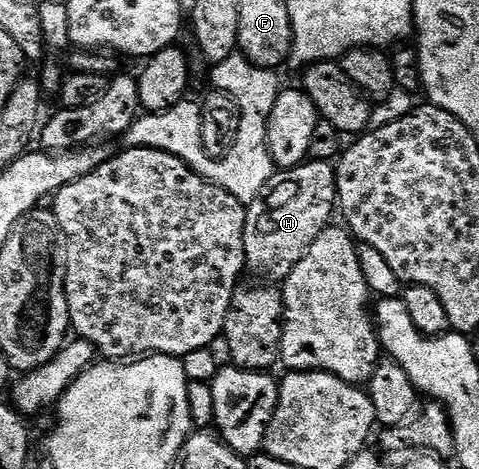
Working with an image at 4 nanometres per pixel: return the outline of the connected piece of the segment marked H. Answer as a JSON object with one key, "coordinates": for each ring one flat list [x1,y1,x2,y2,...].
{"coordinates":[[311,161,275,172,272,179,256,195,251,205,246,206,244,219,244,255,246,256,246,269,254,272,258,277,271,277,271,282,281,283,287,275,294,270,296,263,304,259,308,247,316,243,316,239,331,224,330,216,335,216,336,202,338,200,338,178,336,169,329,161]]}

